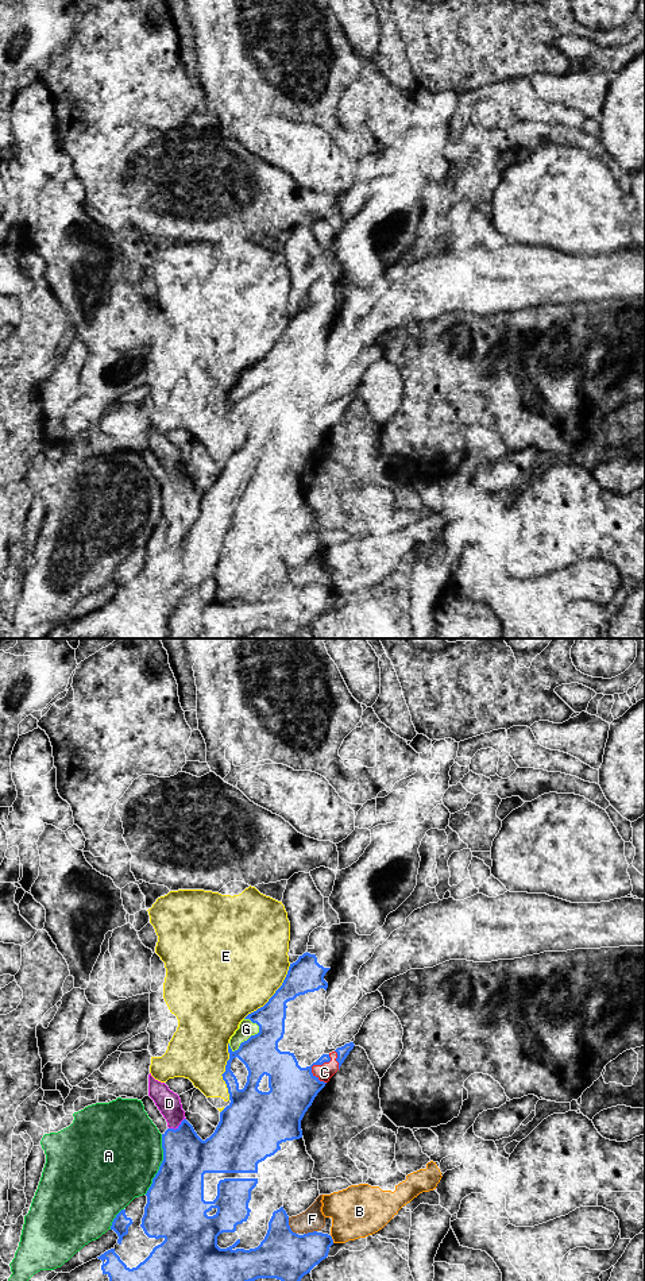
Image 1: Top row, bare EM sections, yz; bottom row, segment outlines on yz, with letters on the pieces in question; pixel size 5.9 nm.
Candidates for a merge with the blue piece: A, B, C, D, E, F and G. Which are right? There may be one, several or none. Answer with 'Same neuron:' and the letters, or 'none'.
Same neuron: none

